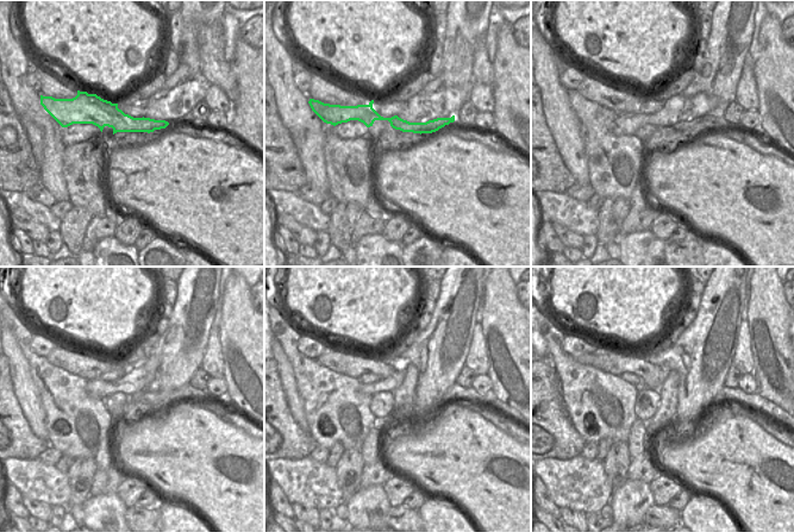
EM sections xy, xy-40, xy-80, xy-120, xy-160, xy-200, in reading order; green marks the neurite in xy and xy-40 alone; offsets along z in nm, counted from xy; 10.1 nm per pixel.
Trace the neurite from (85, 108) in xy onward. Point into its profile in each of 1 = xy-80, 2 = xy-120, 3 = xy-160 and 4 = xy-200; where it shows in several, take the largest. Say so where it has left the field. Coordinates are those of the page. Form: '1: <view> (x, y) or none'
1: xy-80 (691, 130)
2: xy-120 (157, 399)
3: xy-160 (456, 392)
4: xy-200 (756, 401)

